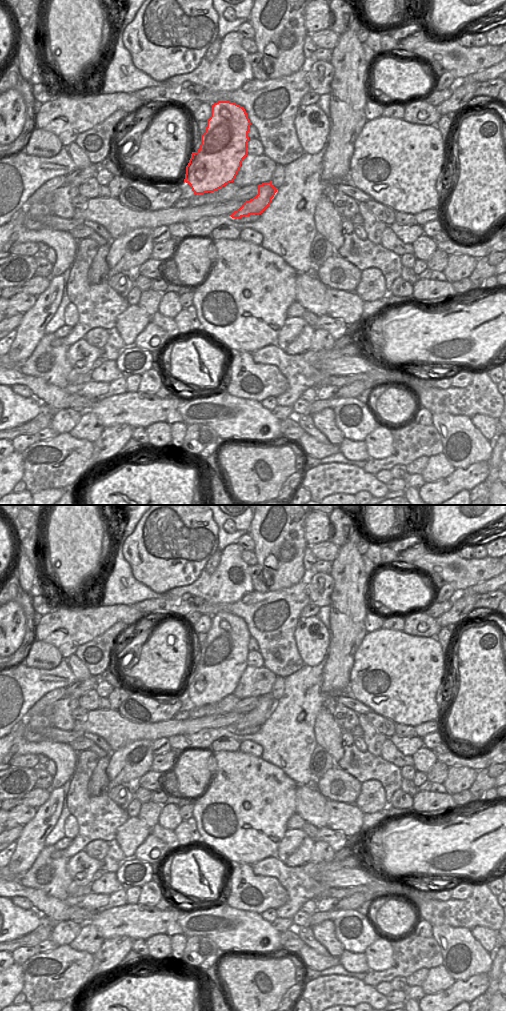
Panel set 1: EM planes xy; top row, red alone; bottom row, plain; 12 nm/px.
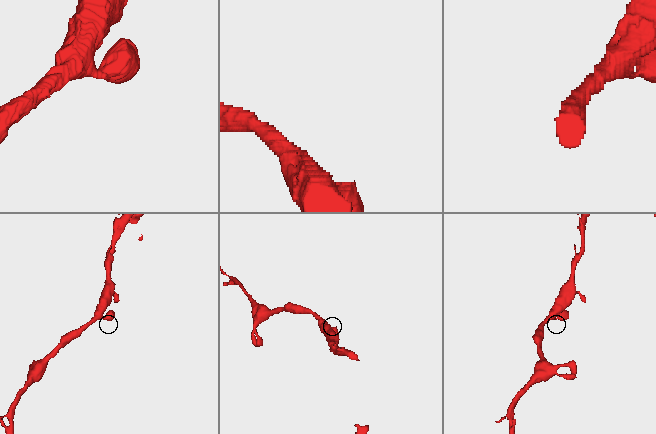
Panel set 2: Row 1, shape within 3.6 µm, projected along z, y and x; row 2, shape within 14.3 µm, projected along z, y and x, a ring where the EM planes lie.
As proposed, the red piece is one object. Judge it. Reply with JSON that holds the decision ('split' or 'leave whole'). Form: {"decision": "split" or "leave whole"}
{"decision": "leave whole"}

